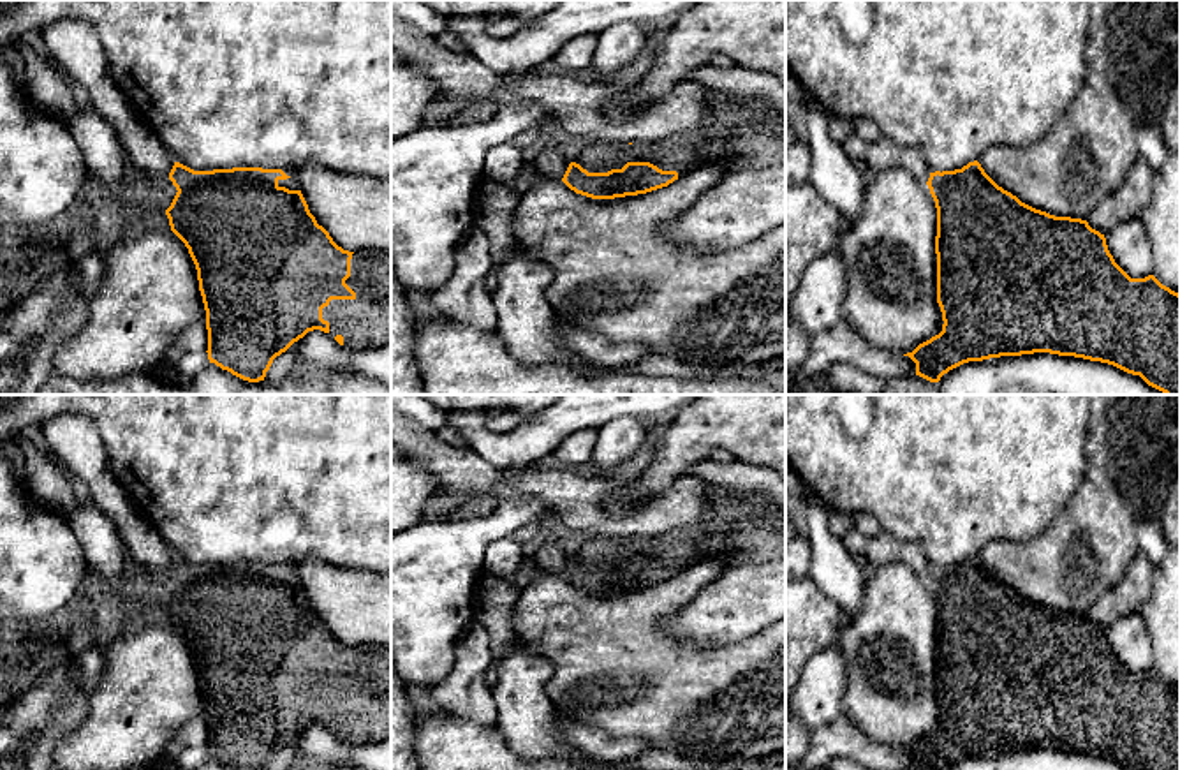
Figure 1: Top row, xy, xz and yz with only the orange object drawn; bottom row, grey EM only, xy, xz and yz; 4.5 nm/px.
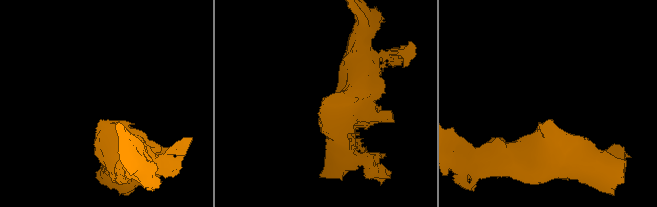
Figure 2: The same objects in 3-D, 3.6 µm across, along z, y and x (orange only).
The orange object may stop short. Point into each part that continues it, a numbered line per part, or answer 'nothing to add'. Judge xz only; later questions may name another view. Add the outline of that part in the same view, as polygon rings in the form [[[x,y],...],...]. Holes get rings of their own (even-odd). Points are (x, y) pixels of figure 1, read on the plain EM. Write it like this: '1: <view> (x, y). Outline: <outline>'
nothing to add

